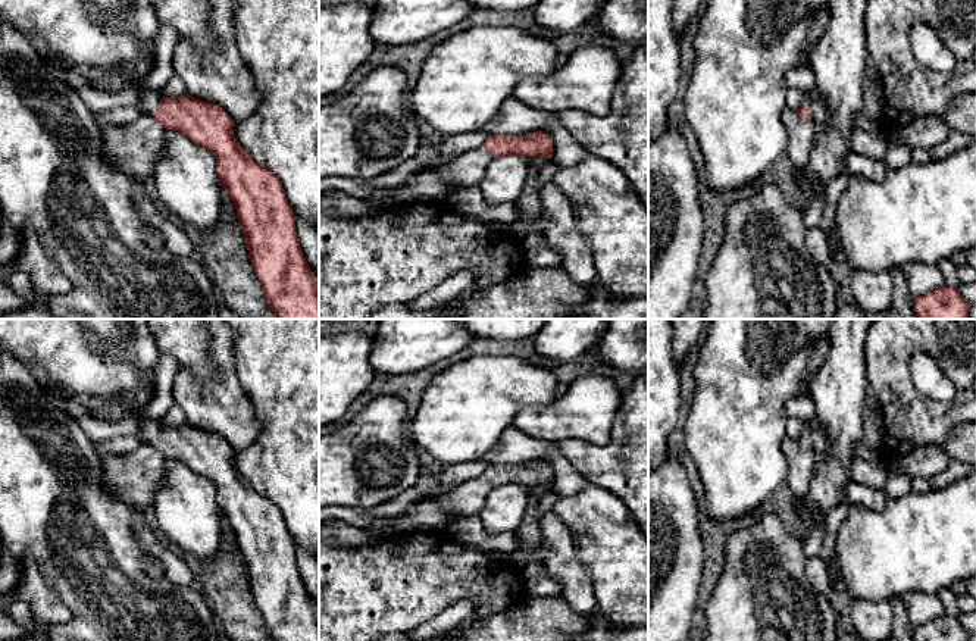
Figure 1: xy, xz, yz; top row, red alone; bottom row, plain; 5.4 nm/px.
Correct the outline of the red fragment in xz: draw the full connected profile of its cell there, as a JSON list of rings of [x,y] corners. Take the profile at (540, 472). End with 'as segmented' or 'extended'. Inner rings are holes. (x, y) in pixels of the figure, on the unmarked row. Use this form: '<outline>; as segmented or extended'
[[[544,462],[529,465],[489,465],[481,476],[464,481],[451,493],[422,498],[403,515],[376,520],[367,529],[394,540],[415,534],[444,534],[450,522],[478,516],[494,487],[553,487],[553,468]]]; extended

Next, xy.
[[[132,406],[129,416],[140,422],[138,434],[146,444],[153,444],[166,459],[187,465],[193,472],[210,479],[216,487],[216,501],[237,538],[237,547],[245,565],[251,595],[263,616],[272,641],[319,641],[319,609],[300,576],[295,545],[288,534],[279,507],[254,490],[234,465],[235,450],[215,432],[190,423],[163,426],[160,420],[144,416],[143,407]]]; extended

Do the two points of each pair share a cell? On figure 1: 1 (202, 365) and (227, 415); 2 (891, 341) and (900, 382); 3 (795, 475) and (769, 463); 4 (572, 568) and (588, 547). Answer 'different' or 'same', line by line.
1: different
2: same
3: different
4: different

